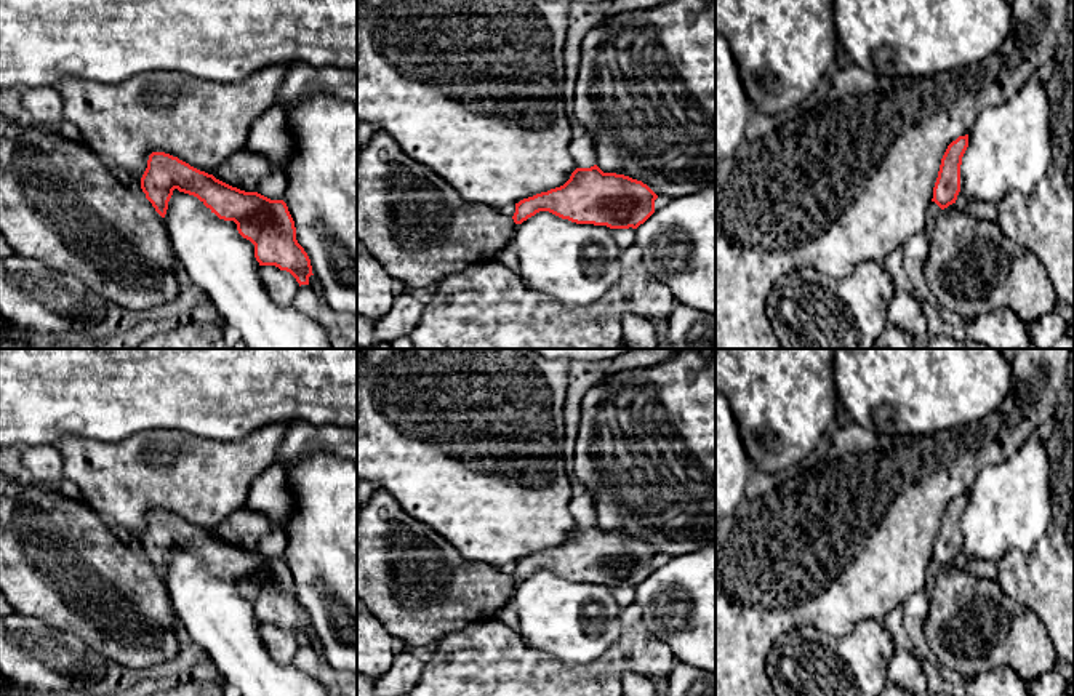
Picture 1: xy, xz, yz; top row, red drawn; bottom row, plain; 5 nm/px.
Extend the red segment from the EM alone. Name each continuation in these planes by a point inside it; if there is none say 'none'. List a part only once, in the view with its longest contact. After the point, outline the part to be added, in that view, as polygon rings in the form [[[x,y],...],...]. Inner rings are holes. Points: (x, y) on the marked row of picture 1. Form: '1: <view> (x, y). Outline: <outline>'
none

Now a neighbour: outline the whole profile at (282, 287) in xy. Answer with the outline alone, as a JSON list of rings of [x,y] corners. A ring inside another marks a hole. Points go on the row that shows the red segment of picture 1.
[[[259,266],[259,274],[264,288],[279,306],[293,306],[299,283],[290,272],[280,270],[275,266]]]

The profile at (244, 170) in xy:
[[[246,149],[229,157],[213,176],[245,192],[258,192],[259,182],[272,173],[267,158]]]

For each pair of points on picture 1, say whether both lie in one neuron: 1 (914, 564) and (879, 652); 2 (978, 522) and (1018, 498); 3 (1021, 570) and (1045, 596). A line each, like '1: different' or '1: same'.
1: different
2: same
3: same

